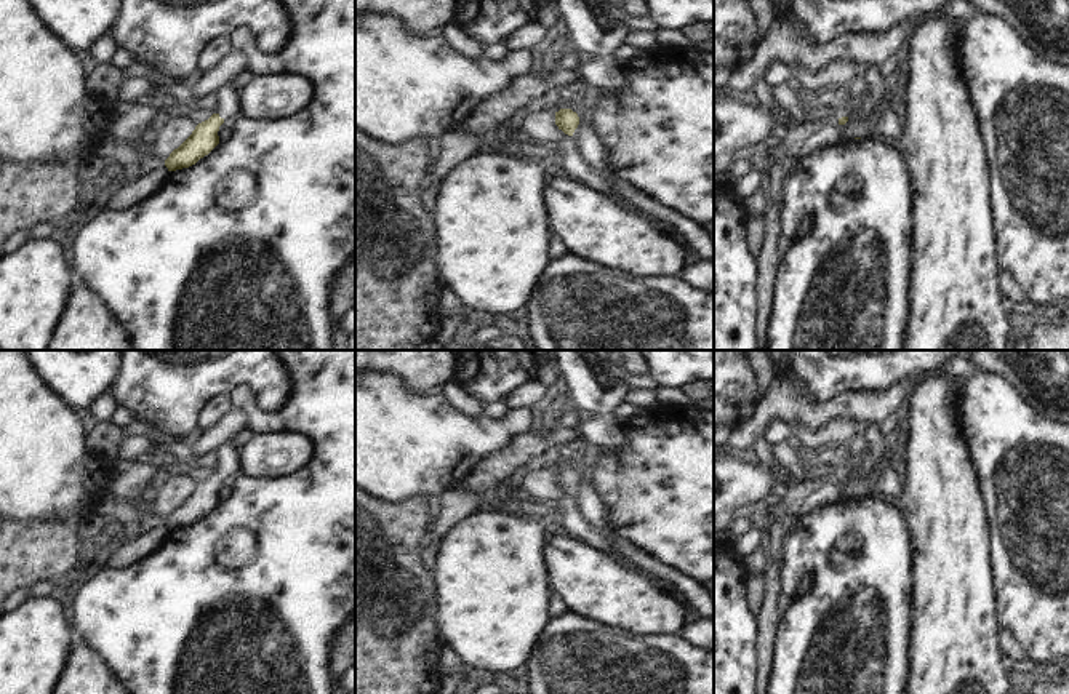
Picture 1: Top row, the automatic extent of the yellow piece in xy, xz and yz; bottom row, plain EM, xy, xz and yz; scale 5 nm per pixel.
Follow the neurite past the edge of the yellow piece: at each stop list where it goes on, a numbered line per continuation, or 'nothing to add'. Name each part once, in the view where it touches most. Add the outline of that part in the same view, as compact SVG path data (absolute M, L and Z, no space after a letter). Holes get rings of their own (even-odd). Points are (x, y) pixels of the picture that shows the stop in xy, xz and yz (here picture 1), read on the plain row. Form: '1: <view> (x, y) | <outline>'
1: xy (228, 461) | M238 448L235 449L226 449L226 451L216 451L216 465L214 472L218 472L221 477L230 480L238 475Z

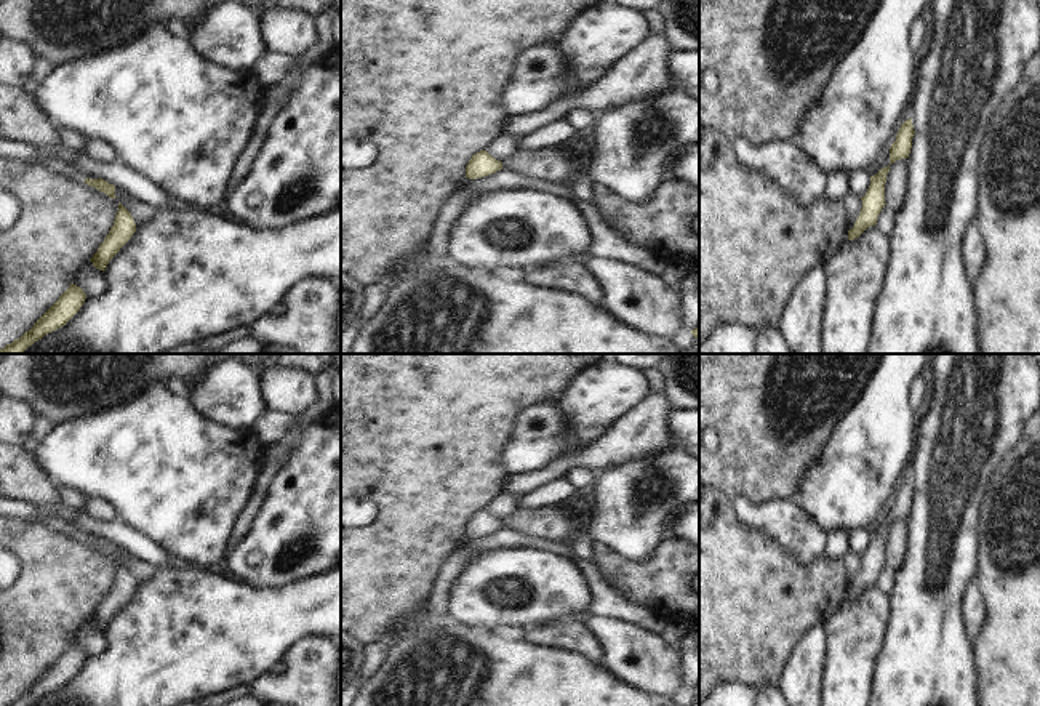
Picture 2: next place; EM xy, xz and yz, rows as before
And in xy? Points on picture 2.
1: xy (55, 522) | M32 512L27 520L35 520L48 525L51 530L59 530L62 533L67 533L74 536L78 541L85 541L86 535L83 535L74 523L69 520L56 515L56 514L46 514L46 512Z

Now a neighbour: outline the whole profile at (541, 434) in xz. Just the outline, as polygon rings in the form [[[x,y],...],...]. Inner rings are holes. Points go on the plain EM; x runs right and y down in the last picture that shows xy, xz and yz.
[[[550,397],[518,413],[501,459],[509,474],[525,474],[562,458],[568,447],[570,421]]]

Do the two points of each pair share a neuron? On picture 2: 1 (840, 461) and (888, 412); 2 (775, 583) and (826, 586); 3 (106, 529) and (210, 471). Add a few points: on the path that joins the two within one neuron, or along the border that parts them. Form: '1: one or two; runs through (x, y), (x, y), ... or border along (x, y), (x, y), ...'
1: one; runs through (853, 449), (877, 425)
2: one; runs through (788, 585), (813, 586)
3: two; border along (117, 517), (152, 541)

